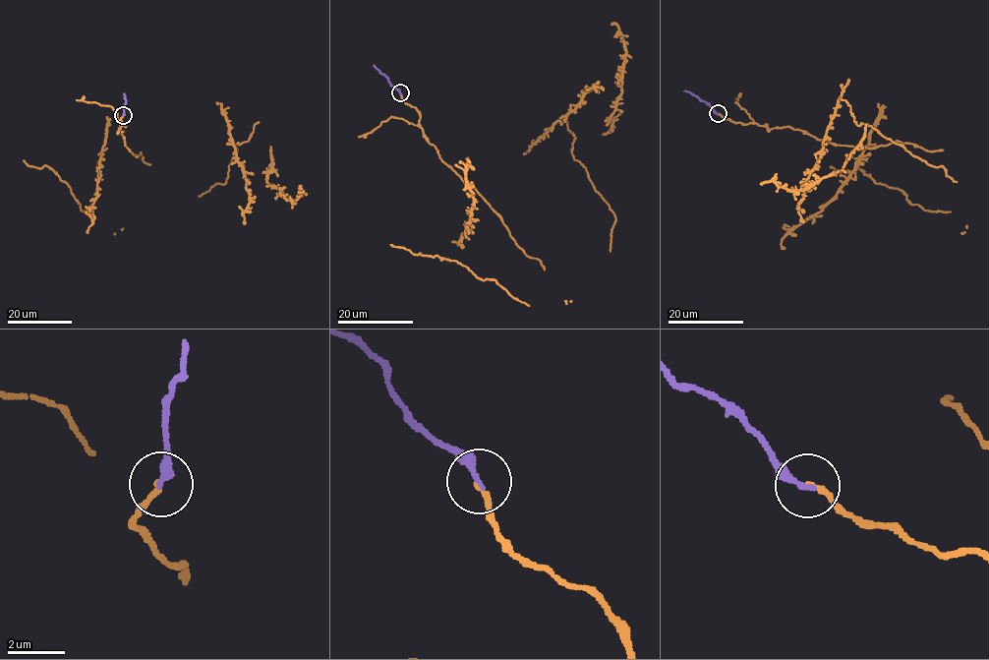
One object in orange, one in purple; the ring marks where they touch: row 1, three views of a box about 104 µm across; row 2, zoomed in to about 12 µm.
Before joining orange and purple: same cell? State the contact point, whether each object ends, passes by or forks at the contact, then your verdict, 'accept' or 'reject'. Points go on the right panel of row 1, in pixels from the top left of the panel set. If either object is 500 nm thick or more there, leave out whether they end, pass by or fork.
place (718, 113); orange ends; purple ends; accept

